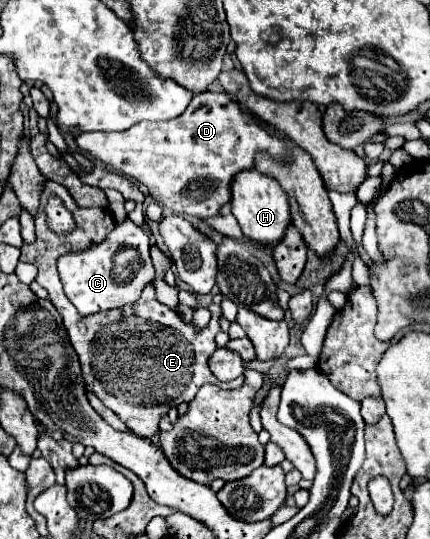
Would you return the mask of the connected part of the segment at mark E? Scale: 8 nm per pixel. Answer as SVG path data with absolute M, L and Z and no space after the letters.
M49 182L49 186L45 188L43 198L47 200L49 196L57 196L63 206L73 214L75 228L65 234L55 234L47 226L47 214L39 212L35 220L37 240L21 248L21 262L31 262L39 268L37 282L49 292L49 300L63 318L71 344L79 354L87 392L93 392L107 408L123 418L131 432L151 438L159 432L161 416L167 414L173 406L177 408L183 402L191 402L203 384L209 382L227 390L241 386L243 376L230 382L219 382L207 366L207 358L215 352L215 334L221 330L219 318L223 312L219 304L209 306L211 322L201 332L195 332L193 324L185 324L177 312L159 304L153 286L145 286L141 302L137 302L137 306L81 316L63 294L63 286L59 284L57 274L57 258L73 250L82 251L97 242L103 242L105 236L115 228L115 218L107 208L77 206L67 188L57 182Z

